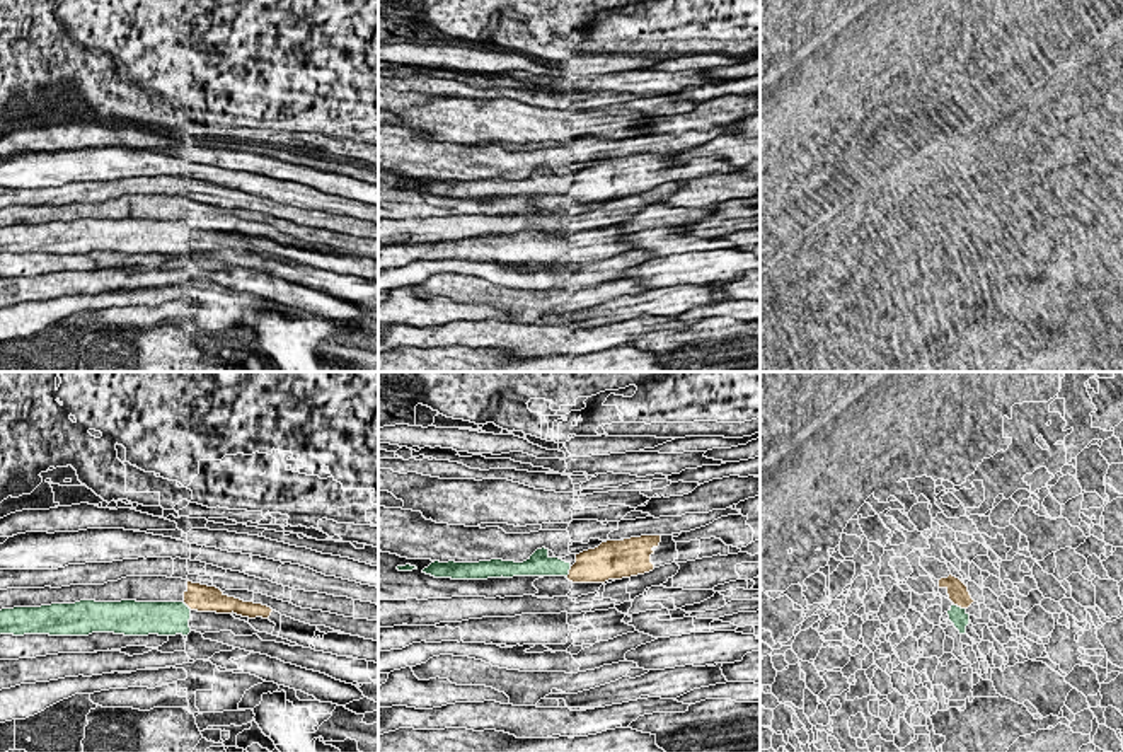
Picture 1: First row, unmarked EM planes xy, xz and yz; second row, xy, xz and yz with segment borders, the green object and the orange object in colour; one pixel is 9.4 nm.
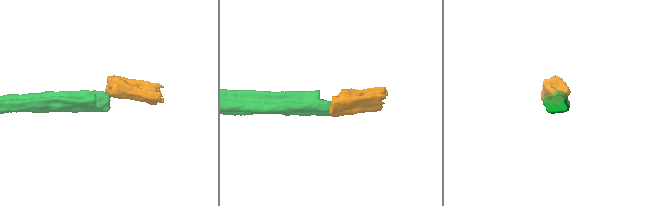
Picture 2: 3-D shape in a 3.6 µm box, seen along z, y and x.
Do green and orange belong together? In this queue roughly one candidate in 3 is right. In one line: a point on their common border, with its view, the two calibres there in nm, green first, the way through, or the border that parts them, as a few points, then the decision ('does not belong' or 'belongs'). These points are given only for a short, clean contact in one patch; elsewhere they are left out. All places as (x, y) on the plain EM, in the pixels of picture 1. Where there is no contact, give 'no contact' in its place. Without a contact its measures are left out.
meets green in xz at (568, 190); 200 nm thick on the green side, 320 nm on the other; belongs

